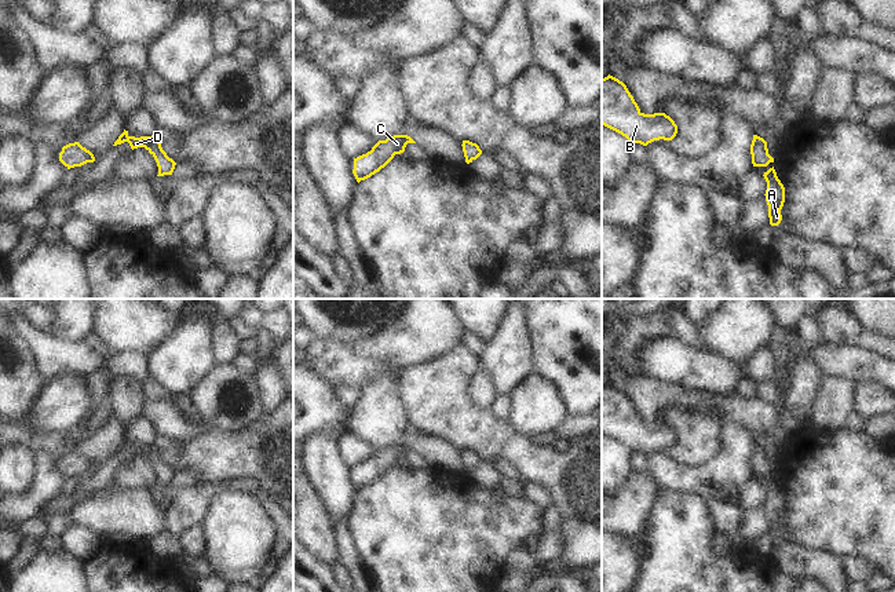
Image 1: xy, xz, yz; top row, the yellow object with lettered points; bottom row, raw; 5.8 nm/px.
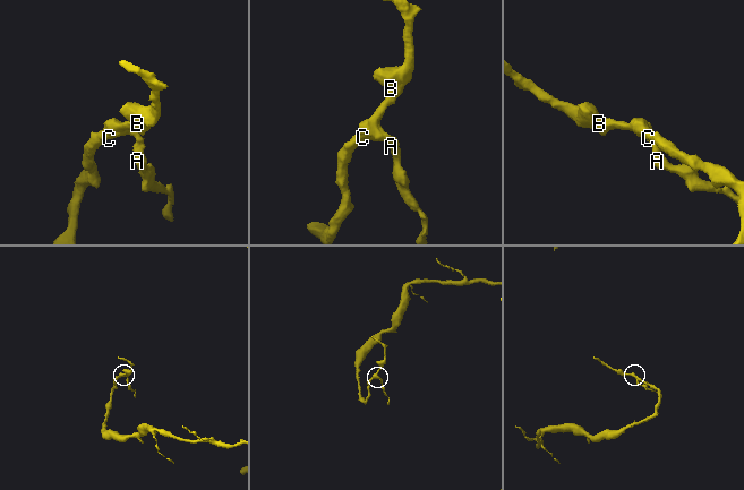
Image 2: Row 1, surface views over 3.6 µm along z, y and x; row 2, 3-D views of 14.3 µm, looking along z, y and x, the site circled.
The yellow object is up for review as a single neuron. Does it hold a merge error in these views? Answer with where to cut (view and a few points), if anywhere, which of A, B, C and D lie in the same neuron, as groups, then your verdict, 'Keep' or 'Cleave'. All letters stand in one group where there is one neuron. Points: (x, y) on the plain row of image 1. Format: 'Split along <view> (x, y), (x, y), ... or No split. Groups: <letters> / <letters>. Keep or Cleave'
No split. Groups: A B C D. Keep.

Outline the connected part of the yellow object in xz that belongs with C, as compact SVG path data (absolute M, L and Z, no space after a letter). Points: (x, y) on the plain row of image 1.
M394 443L386 449L379 449L370 460L354 467L352 482L359 491L384 476L395 463L405 460L408 452L416 452L408 443Z

